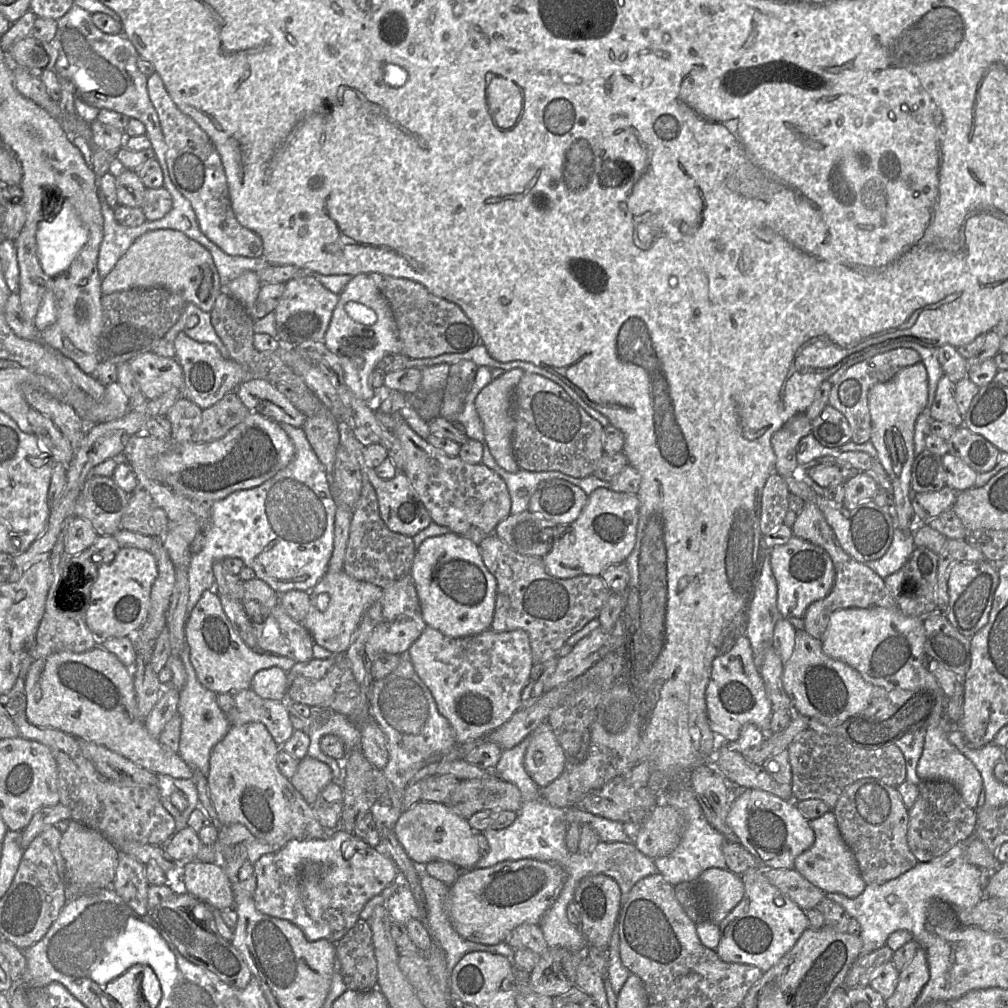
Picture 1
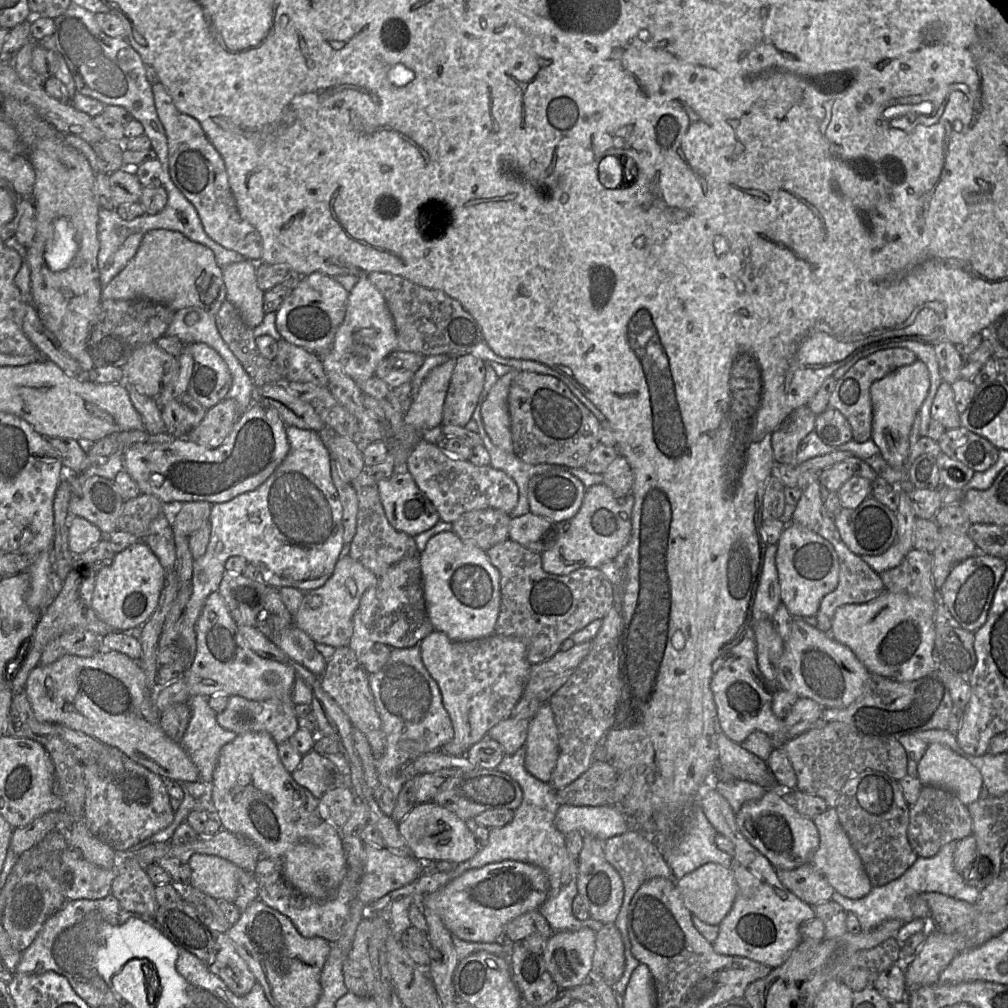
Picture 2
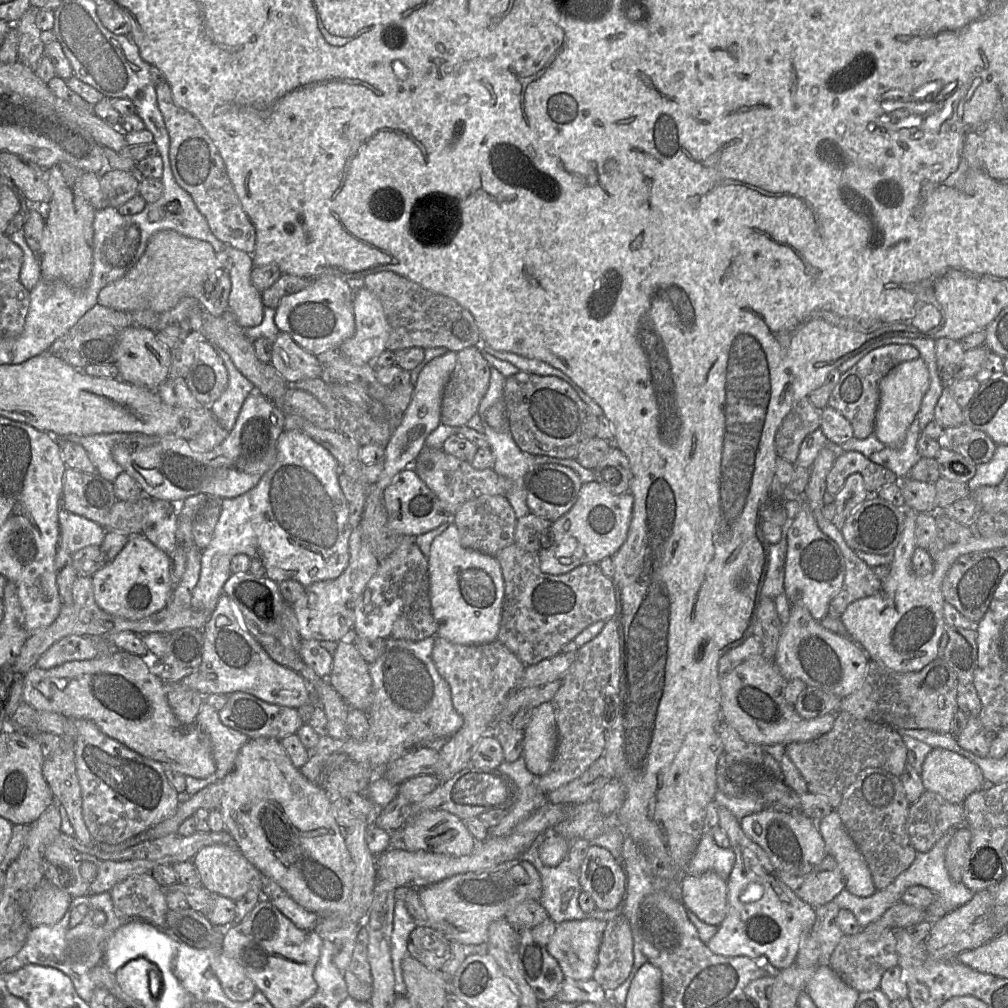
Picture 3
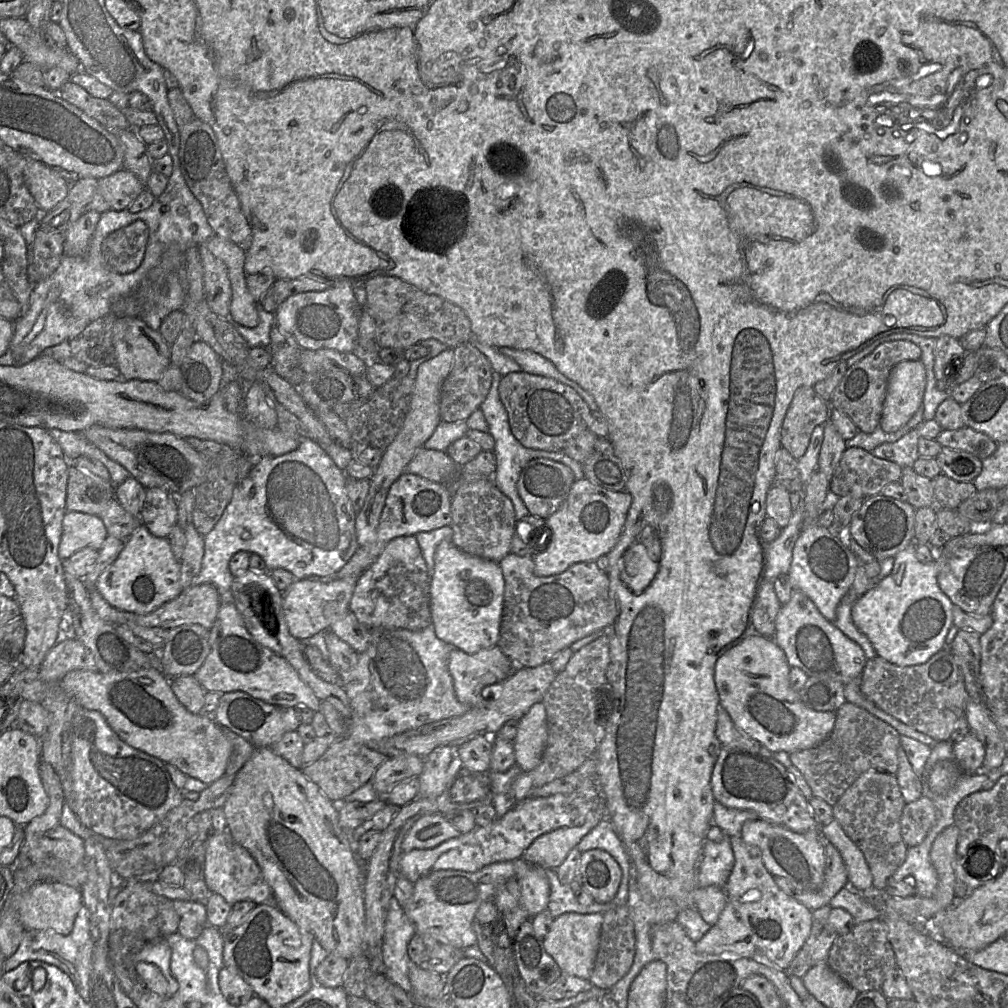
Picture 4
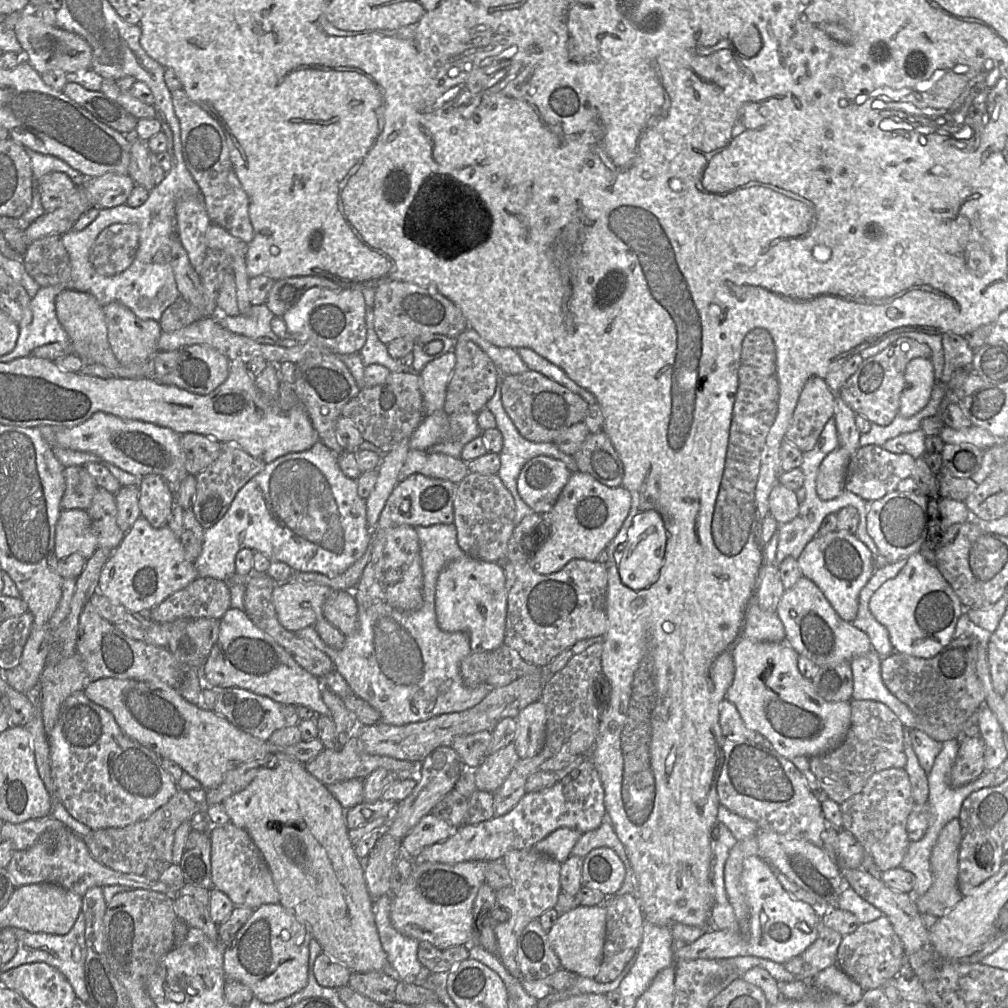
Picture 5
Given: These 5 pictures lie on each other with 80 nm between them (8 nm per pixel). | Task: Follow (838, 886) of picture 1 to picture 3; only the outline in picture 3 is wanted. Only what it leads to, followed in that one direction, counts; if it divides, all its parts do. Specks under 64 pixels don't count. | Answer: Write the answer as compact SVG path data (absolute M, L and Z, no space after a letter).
M836 811L817 821L826 853L833 856L843 875L845 889L858 897L875 893L871 872L857 845L844 827Z

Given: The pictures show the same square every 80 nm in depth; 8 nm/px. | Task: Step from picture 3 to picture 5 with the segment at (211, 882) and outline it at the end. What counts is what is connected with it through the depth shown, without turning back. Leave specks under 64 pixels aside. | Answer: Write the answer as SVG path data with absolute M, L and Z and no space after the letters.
M229 821L223 825L212 825L209 839L213 887L224 892L236 906L256 909L264 904L279 903L271 871L247 831Z

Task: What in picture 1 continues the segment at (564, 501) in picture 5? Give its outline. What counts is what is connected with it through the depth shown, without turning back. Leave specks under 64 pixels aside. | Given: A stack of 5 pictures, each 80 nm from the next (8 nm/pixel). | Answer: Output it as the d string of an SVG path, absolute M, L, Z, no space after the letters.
M603 487L595 489L588 496L585 506L574 522L557 525L551 549L542 558L546 572L560 579L574 578L579 575L600 576L608 566L623 563L635 546L639 503L637 494L617 493Z

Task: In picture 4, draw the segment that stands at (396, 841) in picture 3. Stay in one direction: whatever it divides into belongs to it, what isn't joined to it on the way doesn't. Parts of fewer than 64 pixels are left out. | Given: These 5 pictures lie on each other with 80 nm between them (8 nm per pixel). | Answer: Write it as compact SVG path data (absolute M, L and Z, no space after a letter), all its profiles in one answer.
M425 815L413 824L404 837L401 844L402 852L432 849L460 834L460 831L447 820L445 815Z

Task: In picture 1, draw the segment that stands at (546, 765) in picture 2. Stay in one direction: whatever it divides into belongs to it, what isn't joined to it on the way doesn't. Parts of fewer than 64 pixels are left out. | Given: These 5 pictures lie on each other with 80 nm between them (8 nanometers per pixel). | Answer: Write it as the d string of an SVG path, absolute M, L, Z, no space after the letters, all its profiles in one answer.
M546 721L530 735L524 757L524 768L539 788L555 781L567 768L567 757Z

